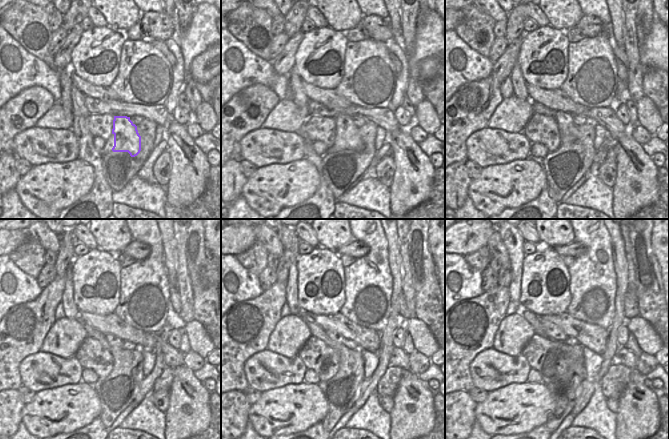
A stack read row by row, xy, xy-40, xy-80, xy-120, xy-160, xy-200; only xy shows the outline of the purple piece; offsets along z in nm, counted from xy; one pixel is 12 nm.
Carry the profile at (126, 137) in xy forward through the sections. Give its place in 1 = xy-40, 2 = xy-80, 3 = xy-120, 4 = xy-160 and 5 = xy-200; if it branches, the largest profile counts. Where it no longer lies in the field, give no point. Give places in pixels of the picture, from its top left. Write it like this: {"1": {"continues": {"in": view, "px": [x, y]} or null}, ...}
{"1": {"continues": {"in": "xy-40", "px": [349, 138]}}, "2": {"continues": {"in": "xy-80", "px": [567, 129]}}, "3": {"continues": {"in": "xy-120", "px": [114, 341]}}, "4": {"continues": {"in": "xy-160", "px": [334, 336]}}, "5": {"continues": {"in": "xy-200", "px": [553, 332]}}}

